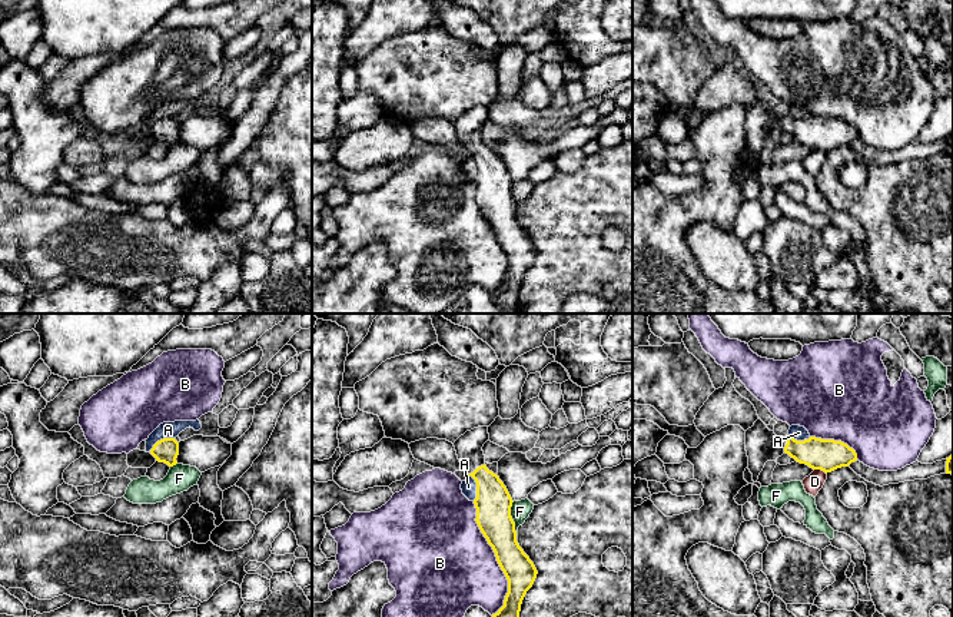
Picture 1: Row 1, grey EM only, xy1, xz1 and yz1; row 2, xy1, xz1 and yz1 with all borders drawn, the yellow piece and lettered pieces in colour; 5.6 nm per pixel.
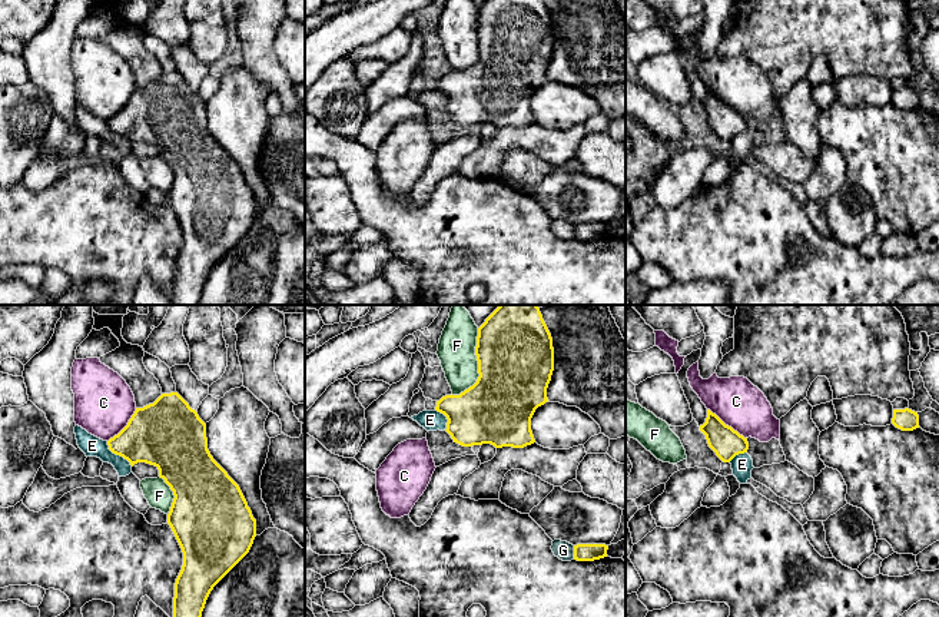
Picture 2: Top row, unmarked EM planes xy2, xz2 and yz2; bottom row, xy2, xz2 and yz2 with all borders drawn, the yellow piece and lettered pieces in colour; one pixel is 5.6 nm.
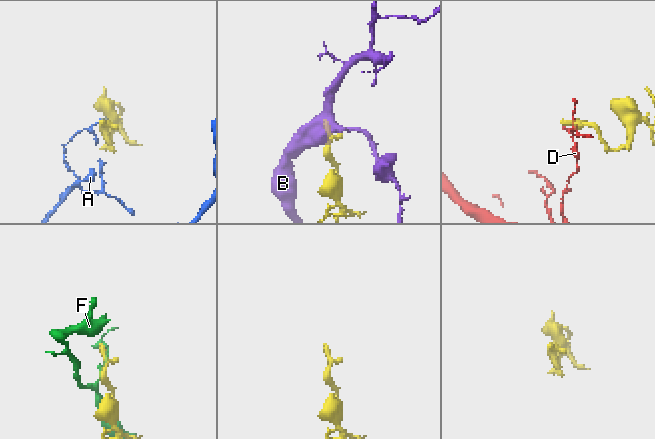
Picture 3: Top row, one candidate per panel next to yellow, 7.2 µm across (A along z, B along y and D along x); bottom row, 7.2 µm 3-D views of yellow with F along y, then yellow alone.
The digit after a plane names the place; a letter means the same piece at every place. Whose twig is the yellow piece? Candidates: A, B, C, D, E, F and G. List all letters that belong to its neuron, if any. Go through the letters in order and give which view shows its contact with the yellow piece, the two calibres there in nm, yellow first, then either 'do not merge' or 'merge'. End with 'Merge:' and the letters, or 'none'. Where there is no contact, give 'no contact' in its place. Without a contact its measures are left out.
A: xy1 | 140/100 nm | do not merge
B: xz1 | 190/480 nm | do not merge
C: yz2 | 170/280 nm | do not merge
D: yz1 | 180/100 nm | do not merge
E: xy2 | 340/120 nm | do not merge
F: xz2 | 440/200 nm | do not merge
G: xz2 | 100/100 nm | do not merge
Merge: none

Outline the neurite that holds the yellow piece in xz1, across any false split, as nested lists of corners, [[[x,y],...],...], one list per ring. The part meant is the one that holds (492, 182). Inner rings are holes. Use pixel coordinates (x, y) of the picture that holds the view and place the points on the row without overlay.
[[[478,106],[461,115],[454,122],[454,126],[465,152],[476,162],[476,178],[474,179],[476,188],[475,200],[488,223],[492,226],[497,241],[508,259],[508,272],[505,275],[504,285],[492,293],[492,298],[504,314],[519,314],[521,283],[527,271],[532,266],[538,251],[517,220],[515,202],[511,196],[511,186],[514,180],[499,156],[489,150],[485,145],[482,126],[488,119],[488,106]]]

